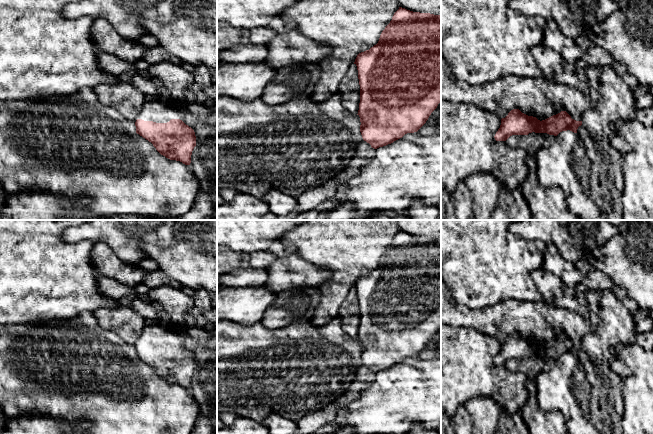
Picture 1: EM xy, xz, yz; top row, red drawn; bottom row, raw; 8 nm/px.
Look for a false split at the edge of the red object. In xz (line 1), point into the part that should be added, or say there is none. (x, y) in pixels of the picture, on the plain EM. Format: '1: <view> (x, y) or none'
1: none

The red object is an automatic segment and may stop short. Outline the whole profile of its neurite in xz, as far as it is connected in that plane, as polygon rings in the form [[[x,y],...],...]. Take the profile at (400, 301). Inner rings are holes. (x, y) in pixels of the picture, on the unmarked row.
[[[399,231],[379,265],[357,279],[360,356],[372,372],[417,356],[441,326],[441,239]]]

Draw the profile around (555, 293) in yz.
[[[534,270],[531,277],[546,305],[571,312],[583,311],[576,300],[574,288],[567,286],[558,277],[543,270]]]

